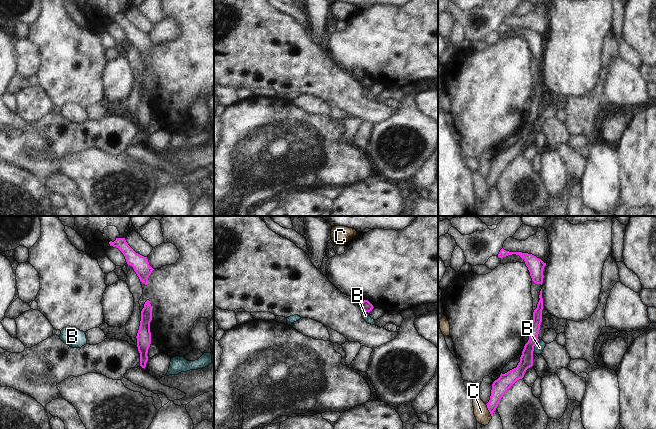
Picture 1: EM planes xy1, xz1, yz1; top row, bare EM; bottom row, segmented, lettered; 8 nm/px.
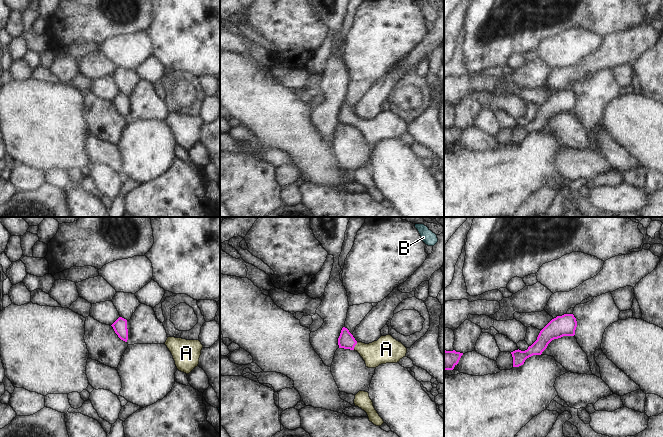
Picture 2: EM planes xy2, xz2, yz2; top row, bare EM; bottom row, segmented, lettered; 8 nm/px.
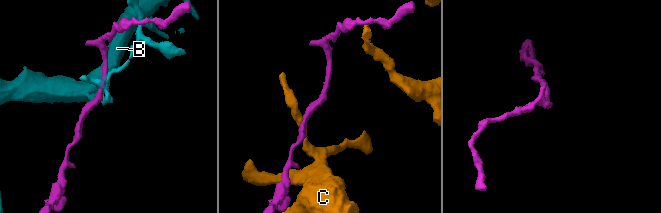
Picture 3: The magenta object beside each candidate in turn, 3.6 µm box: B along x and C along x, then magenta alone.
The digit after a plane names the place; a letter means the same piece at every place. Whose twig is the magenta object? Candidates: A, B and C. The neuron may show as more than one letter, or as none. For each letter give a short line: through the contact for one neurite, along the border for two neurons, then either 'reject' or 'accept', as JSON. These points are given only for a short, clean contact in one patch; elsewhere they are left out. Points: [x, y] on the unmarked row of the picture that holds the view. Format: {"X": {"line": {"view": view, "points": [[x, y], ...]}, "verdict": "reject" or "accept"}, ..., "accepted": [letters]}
{"A": {"line": {"view": "xz2", "points": [[346, 116], [354, 122], [364, 126], [384, 126]]}, "verdict": "accept"}, "B": {"line": {"view": "yz1", "points": [[539, 116], [532, 128]]}, "verdict": "reject"}, "C": {"line": {"view": "yz1", "points": [[485, 180], [491, 192]]}, "verdict": "reject"}, "accepted": ["A"]}

